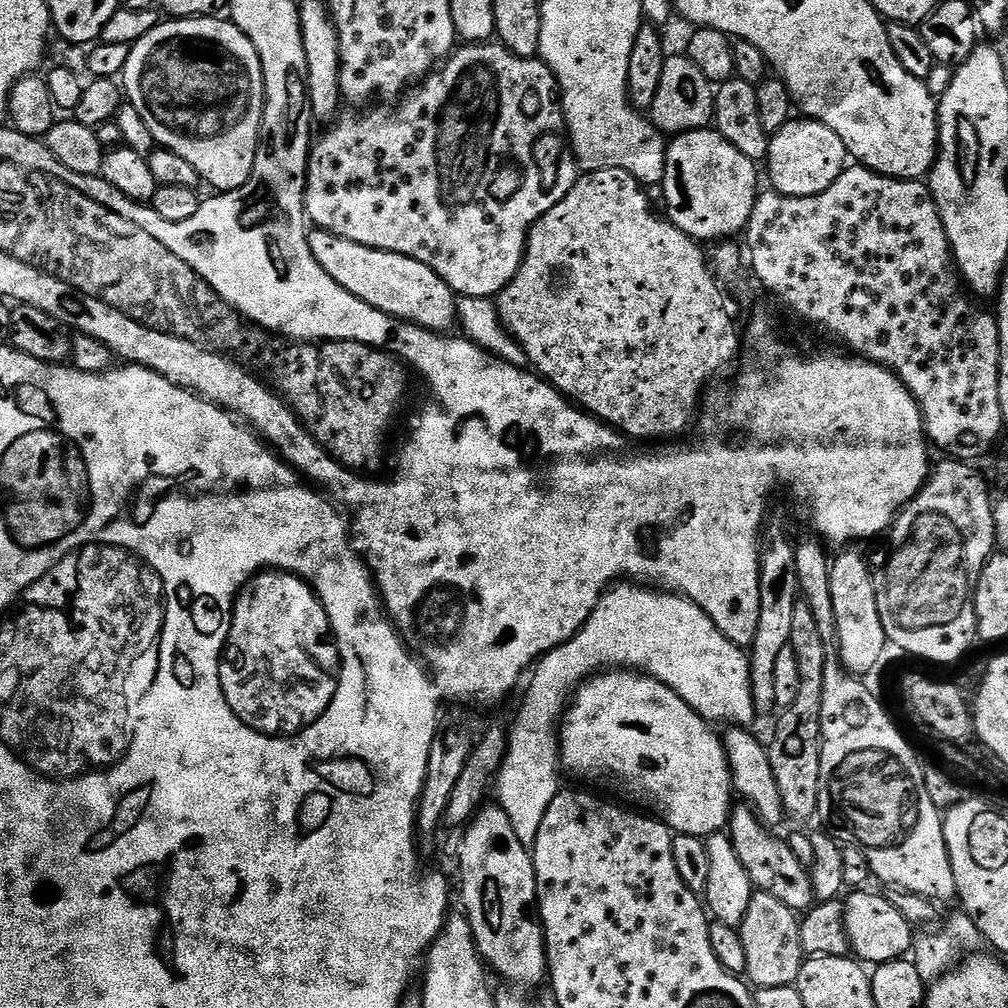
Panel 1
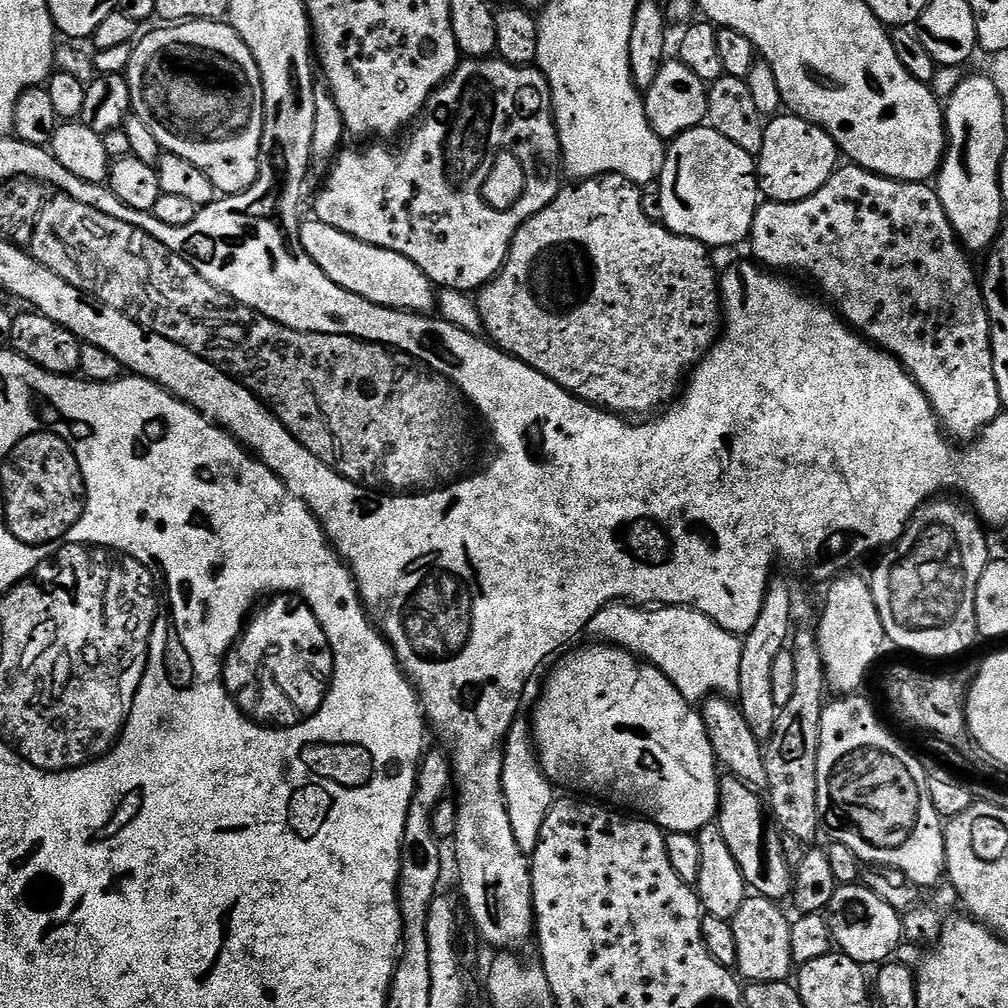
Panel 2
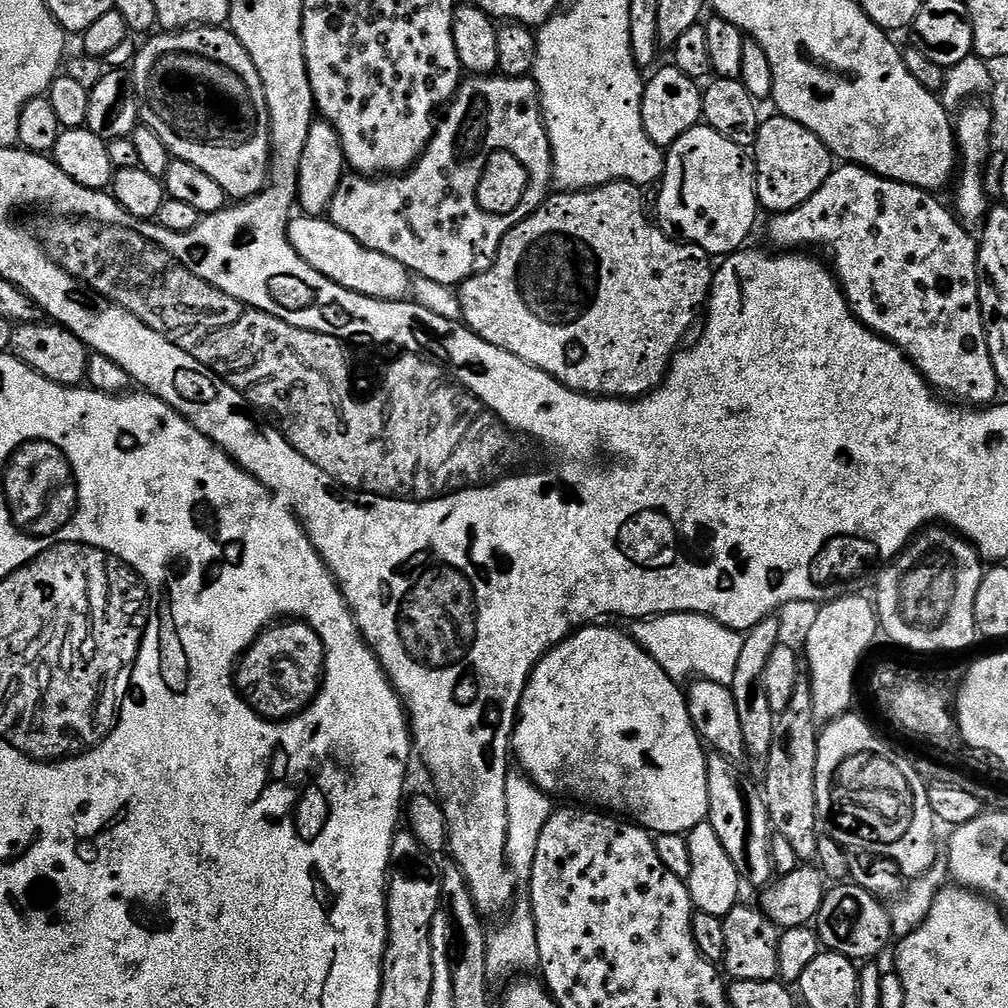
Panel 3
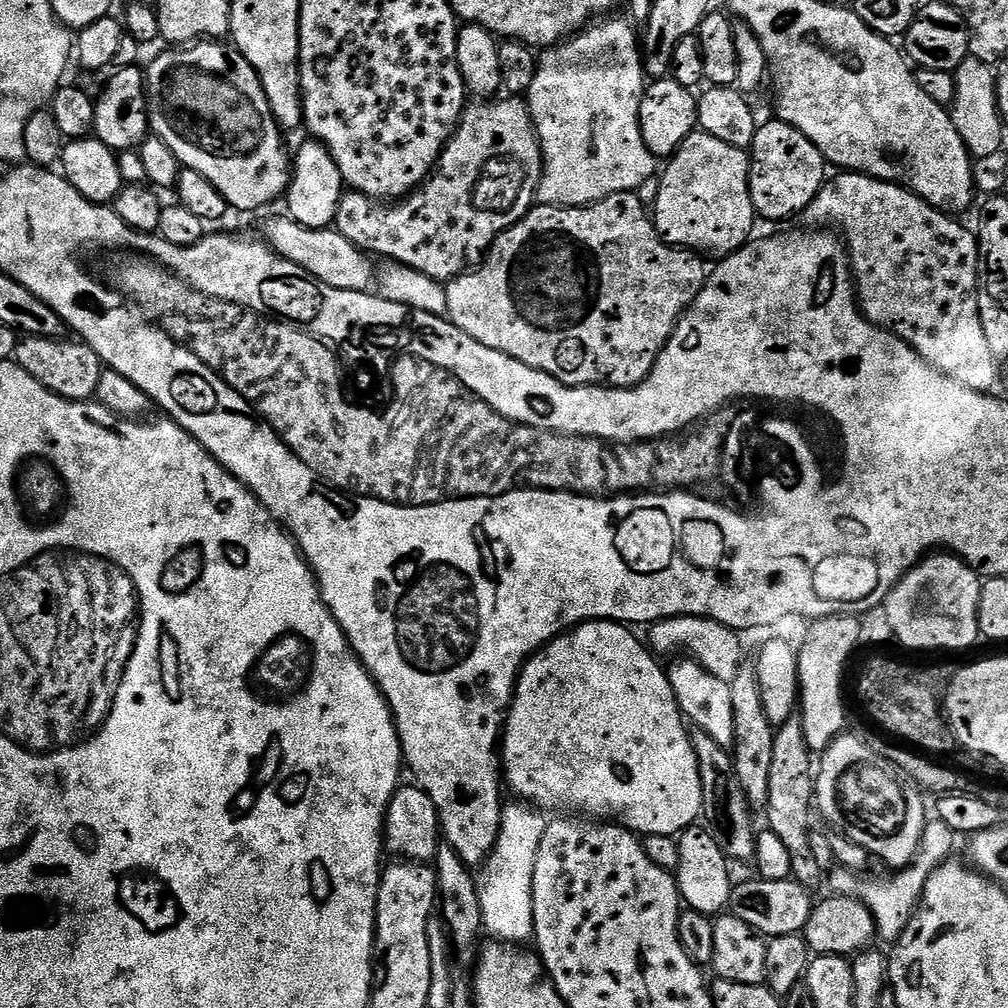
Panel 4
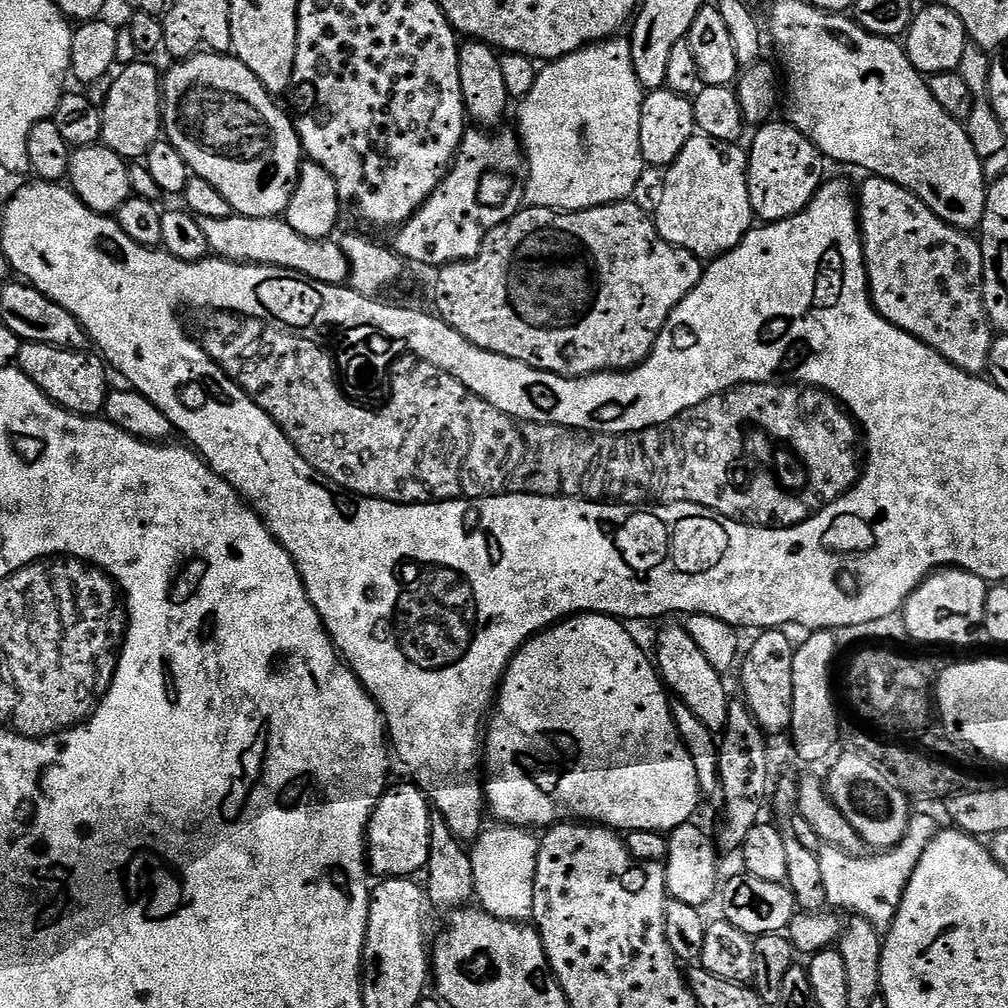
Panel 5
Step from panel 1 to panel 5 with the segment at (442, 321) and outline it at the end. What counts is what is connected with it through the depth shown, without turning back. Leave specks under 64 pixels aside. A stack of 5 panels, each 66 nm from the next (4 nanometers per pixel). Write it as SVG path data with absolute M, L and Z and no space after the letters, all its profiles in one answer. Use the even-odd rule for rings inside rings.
M233 214L226 218L199 218L199 221L209 249L221 260L232 260L235 264L269 264L301 272L306 279L323 284L343 285L349 279L346 254L342 254L335 239L302 238L302 234L283 218L250 218Z

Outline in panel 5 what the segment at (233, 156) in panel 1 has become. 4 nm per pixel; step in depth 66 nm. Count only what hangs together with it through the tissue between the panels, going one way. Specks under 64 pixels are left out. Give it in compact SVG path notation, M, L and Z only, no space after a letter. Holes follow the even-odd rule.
M205 50L173 65L162 76L163 135L175 146L178 154L182 154L189 169L206 178L206 182L230 202L235 215L283 217L296 183L300 181L302 149L294 120L272 101L275 100L273 93L264 89L262 82L254 78L251 70L235 54ZM244 120L272 128L272 136L268 136L272 144L268 144L268 156L264 156L264 160L252 160L252 164L232 168L232 164L228 164L232 156L220 156L220 152L224 152L224 144L232 140L232 128L244 124Z

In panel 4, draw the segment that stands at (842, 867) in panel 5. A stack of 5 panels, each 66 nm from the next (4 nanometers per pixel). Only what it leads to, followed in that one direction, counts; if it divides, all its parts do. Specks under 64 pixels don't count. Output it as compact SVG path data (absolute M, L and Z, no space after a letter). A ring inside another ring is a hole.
M938 818L929 819L924 825L924 842L918 859L911 866L899 869L893 875L896 876L893 880L872 880L876 878L861 878L854 875L853 872L836 870L830 876L831 891L842 896L854 896L860 899L876 919L877 937L881 941L884 939L888 946L895 945L901 934L904 933L908 919L916 913L916 908L920 905L920 899L930 874L951 857L948 855L951 854L956 840L958 840L957 833L952 832L950 826L946 826L946 822Z

